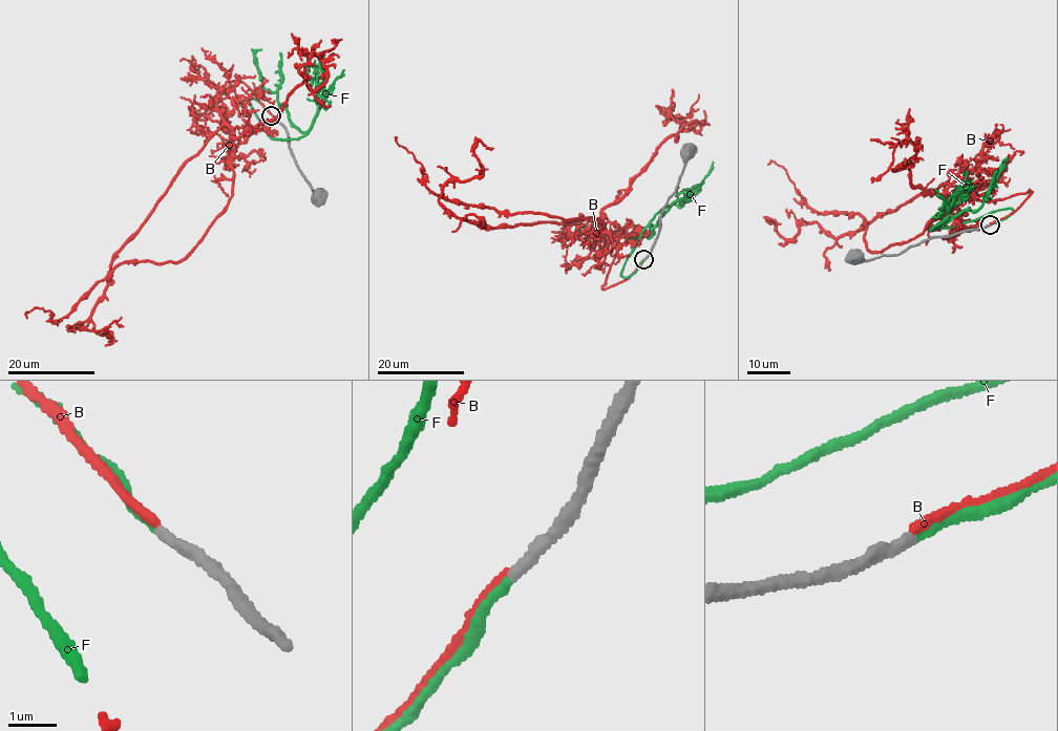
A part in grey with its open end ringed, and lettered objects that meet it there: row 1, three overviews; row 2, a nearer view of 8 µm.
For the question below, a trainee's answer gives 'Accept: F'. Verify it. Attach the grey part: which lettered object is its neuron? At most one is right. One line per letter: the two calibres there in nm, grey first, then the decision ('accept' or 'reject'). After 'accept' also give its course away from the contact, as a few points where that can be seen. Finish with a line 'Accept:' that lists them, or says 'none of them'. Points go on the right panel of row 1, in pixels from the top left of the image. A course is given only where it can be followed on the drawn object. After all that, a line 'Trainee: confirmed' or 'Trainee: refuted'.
B: calibres 240 and 180 nm; accept; course (989, 224), (1032, 192), (959, 200), (949, 184), (834, 237), (800, 221), (782, 238), (768, 219), (774, 231)
F: calibres 240 and 190 nm; reject
Accept: B
Trainee: refuted

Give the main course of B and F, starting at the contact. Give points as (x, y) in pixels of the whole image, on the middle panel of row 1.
B: (644, 259), (604, 288), (620, 228), (604, 217), (458, 218), (441, 191), (479, 174), (479, 141), (492, 148)
F: (644, 260), (627, 277), (621, 276), (642, 231), (675, 200), (651, 236), (631, 239), (626, 235), (632, 231)

